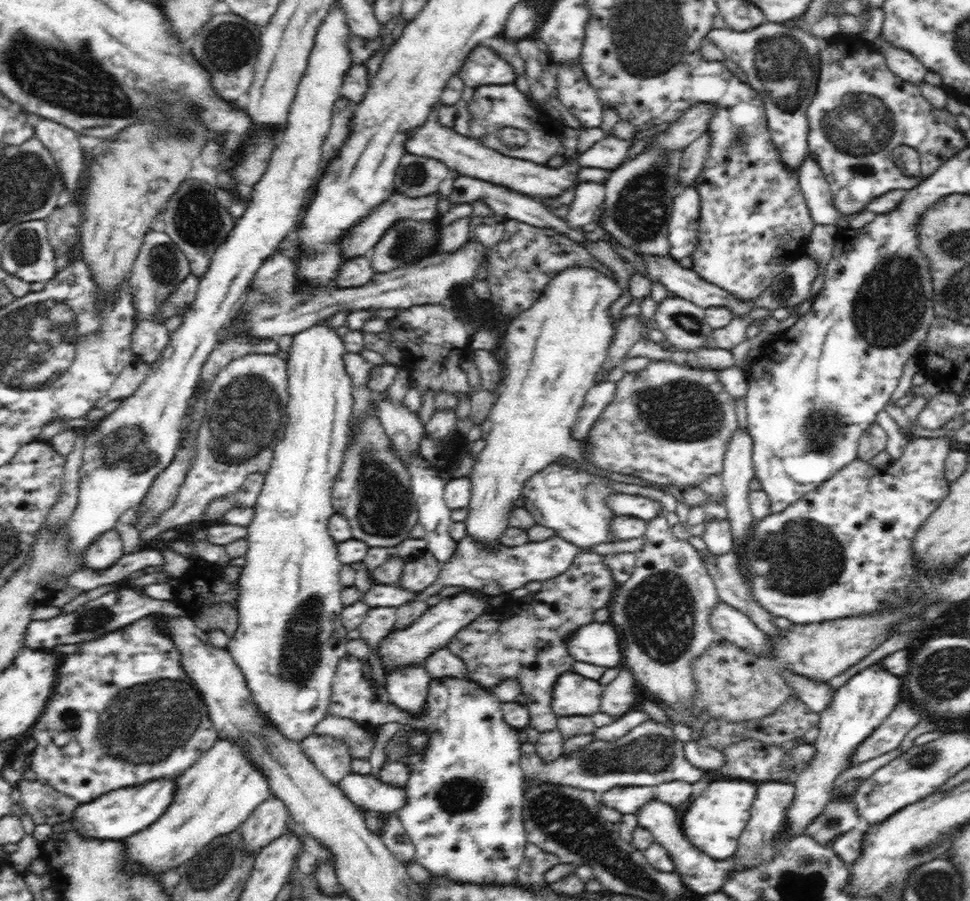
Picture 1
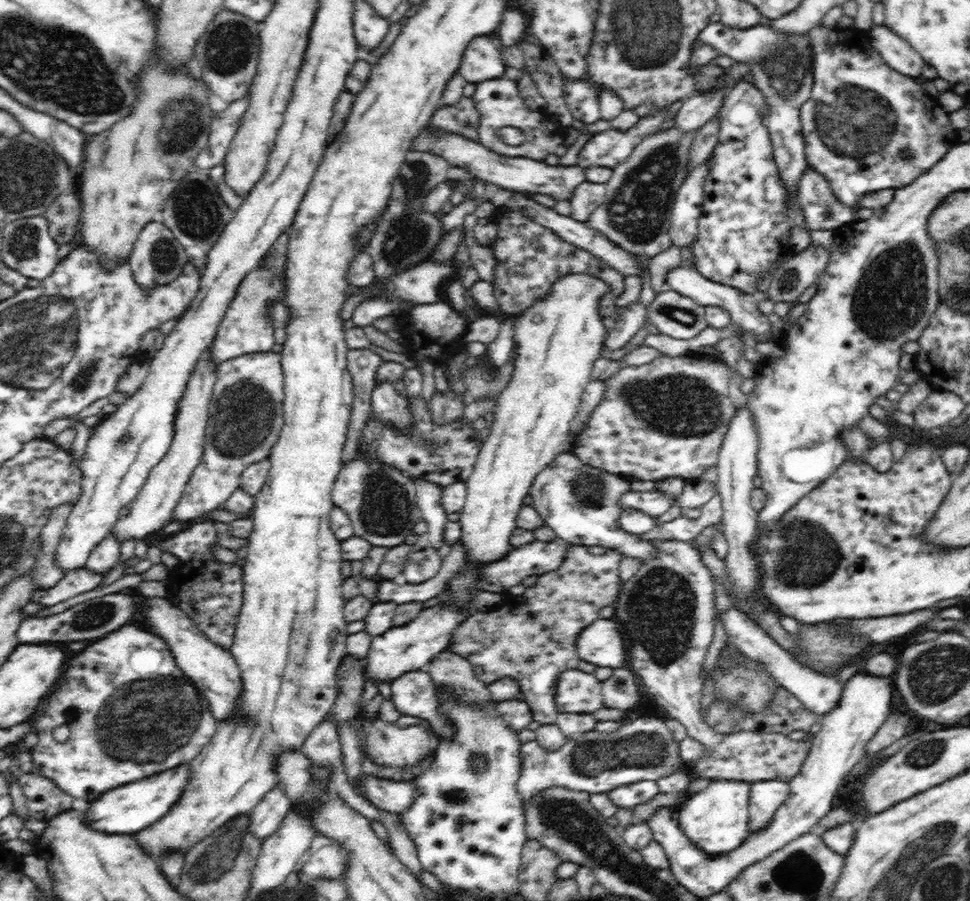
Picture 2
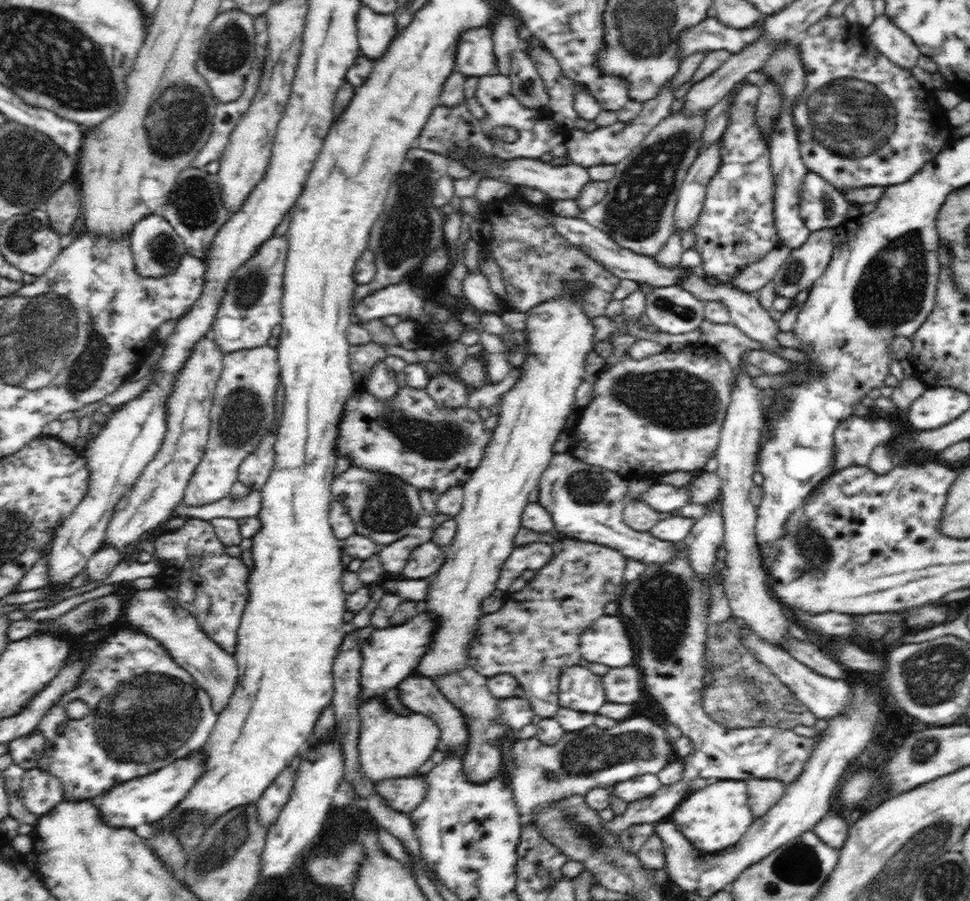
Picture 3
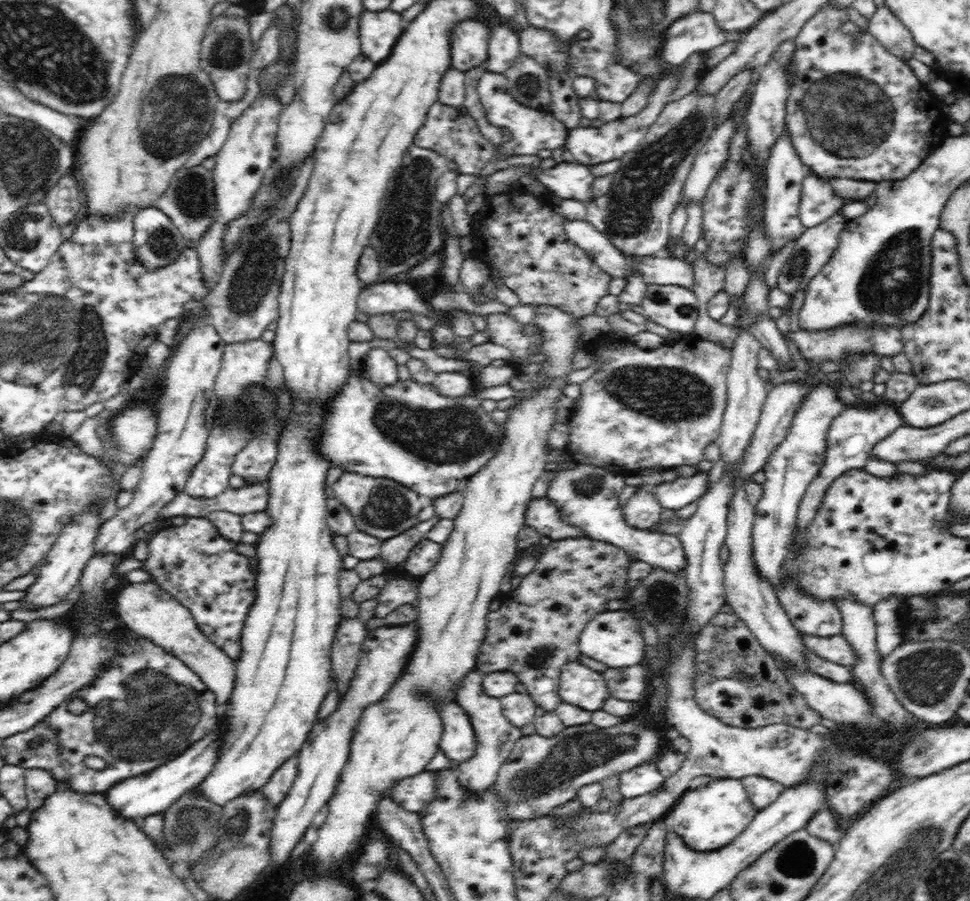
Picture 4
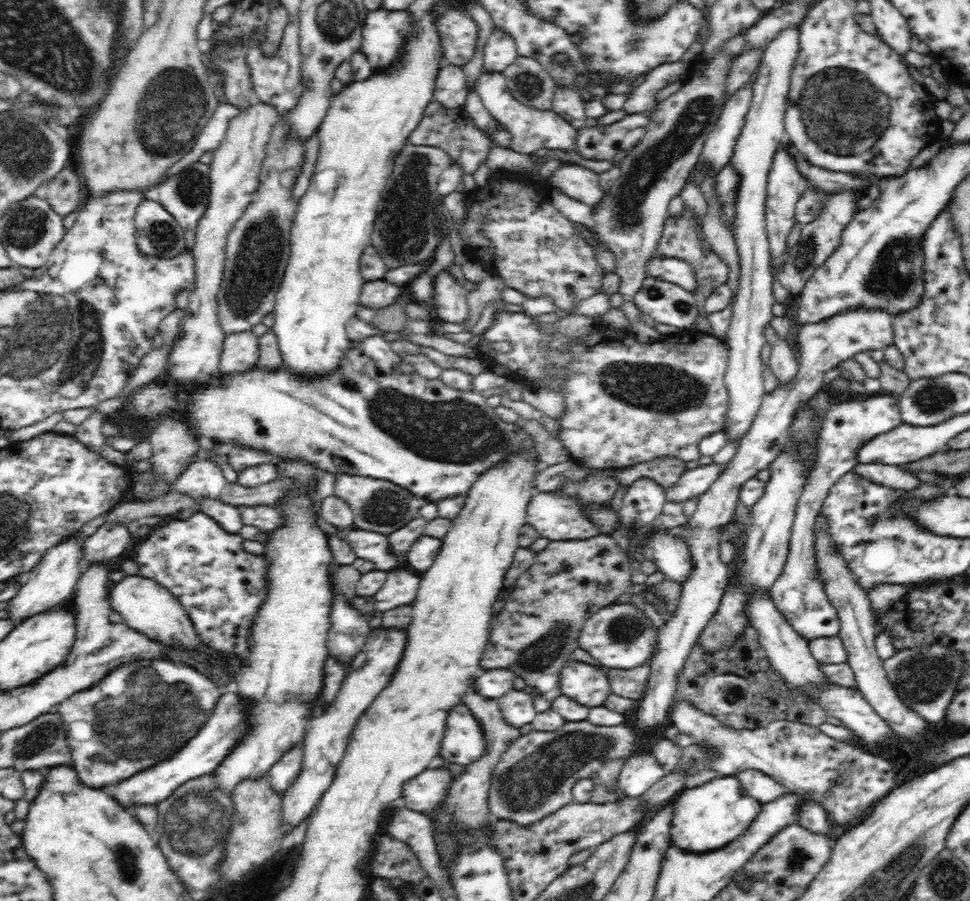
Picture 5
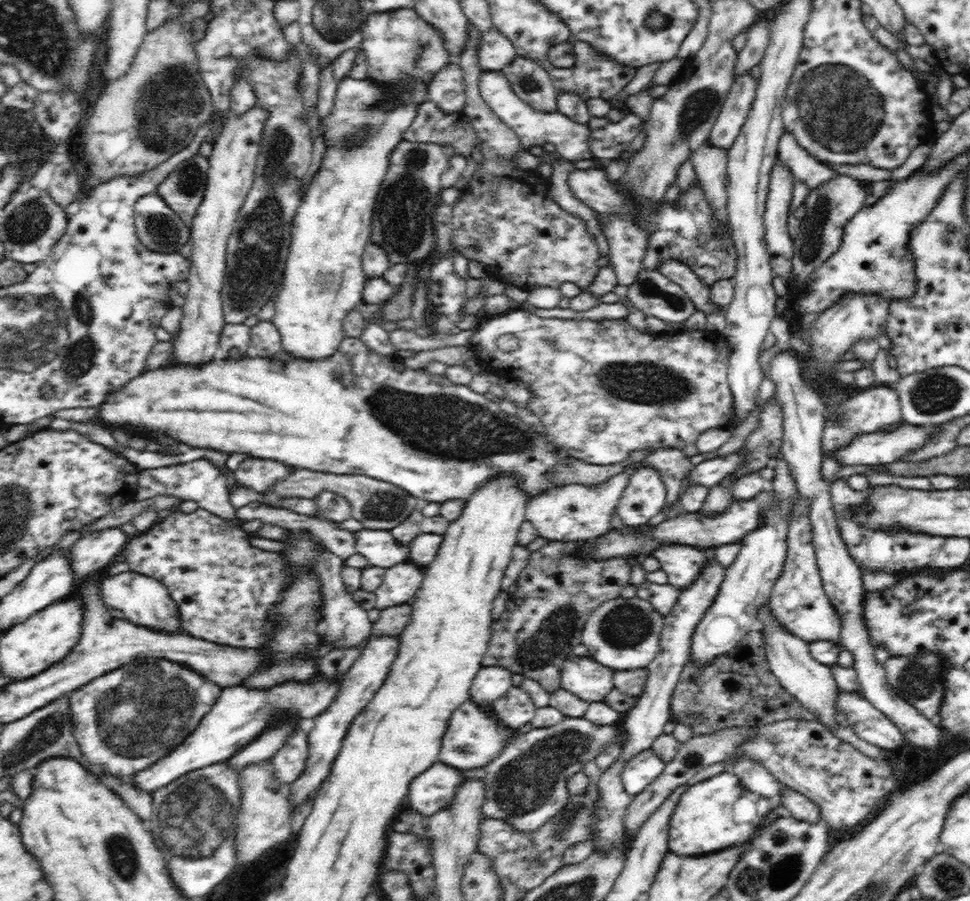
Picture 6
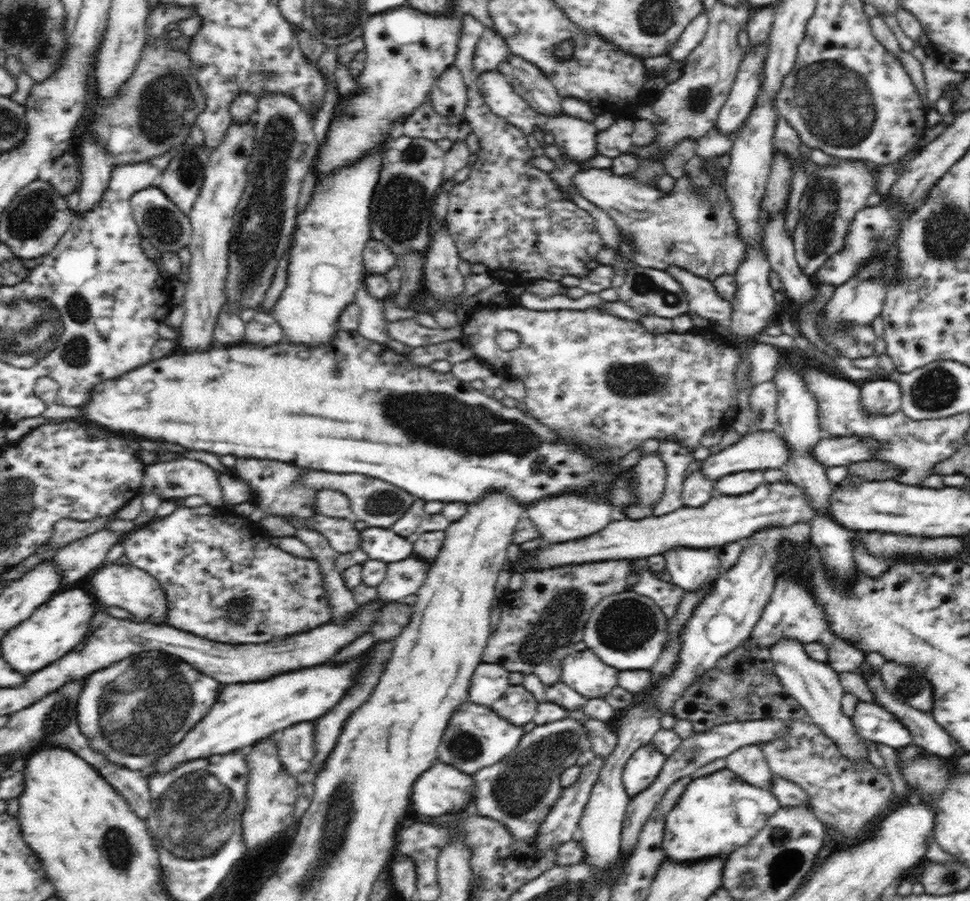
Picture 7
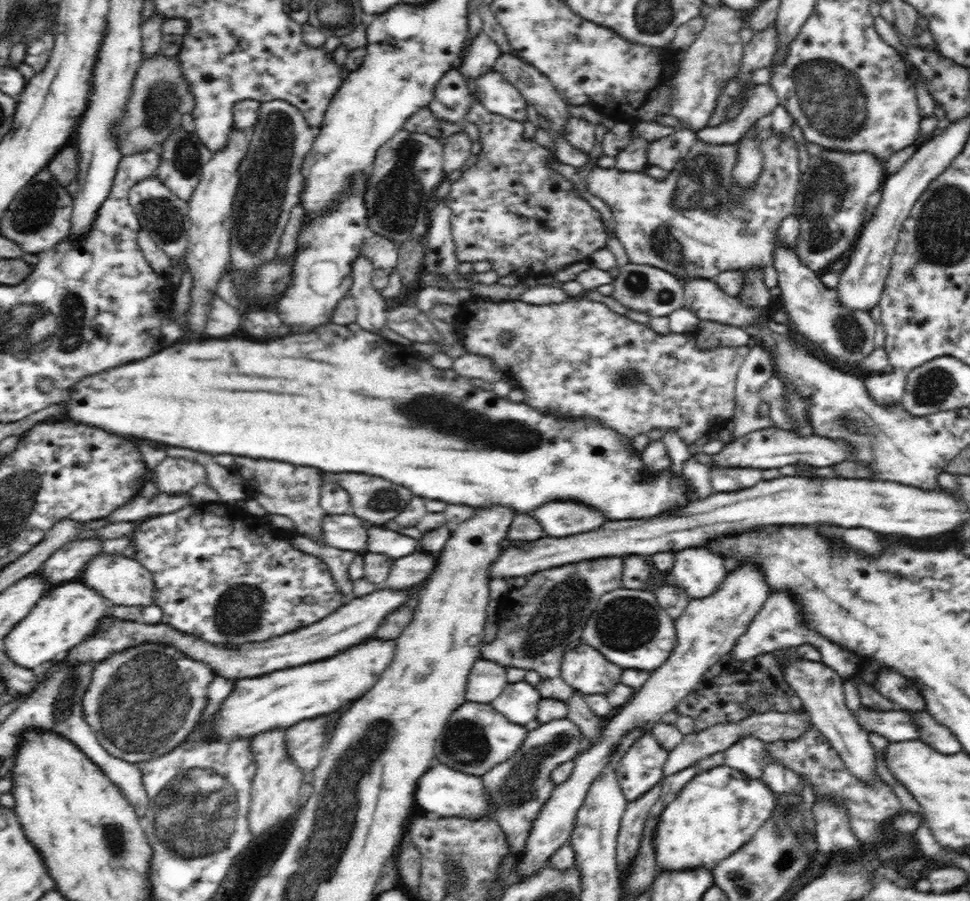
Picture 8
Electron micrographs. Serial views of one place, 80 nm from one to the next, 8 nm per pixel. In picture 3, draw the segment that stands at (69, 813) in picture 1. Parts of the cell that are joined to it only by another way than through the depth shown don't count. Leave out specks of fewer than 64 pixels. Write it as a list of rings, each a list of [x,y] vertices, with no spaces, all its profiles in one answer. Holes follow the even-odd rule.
[[[37,767],[24,773],[21,792],[24,806],[38,818],[50,813],[58,802],[66,800],[60,780]]]

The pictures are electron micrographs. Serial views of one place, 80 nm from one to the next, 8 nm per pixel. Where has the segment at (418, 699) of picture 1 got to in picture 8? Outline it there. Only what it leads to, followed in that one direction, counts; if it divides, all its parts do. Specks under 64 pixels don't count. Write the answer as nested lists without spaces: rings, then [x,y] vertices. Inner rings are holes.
[[[467,701],[462,704],[444,725],[436,742],[436,758],[454,770],[481,777],[496,764],[506,762],[524,744],[529,730],[524,725],[510,722],[491,704]]]

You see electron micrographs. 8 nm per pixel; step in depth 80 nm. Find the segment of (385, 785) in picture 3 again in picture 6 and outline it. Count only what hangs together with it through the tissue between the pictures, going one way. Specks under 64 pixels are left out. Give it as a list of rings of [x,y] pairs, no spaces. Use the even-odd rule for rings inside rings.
[[[438,761],[411,782],[407,806],[425,818],[433,816],[454,804],[456,791],[464,779],[458,769]]]

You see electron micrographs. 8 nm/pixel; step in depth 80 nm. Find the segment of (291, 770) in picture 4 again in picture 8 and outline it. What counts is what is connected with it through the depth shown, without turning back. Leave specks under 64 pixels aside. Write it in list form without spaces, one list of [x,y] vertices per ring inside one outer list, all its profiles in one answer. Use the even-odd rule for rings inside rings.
[[[327,716],[300,720],[286,729],[287,755],[296,766],[313,770],[320,764],[322,750],[329,740]]]

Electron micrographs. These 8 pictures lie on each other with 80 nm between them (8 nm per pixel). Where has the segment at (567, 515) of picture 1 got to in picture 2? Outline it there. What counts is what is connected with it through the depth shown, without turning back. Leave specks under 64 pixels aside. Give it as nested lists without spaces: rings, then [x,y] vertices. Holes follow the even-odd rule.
[[[558,454],[545,470],[542,470],[531,484],[528,496],[532,498],[533,506],[547,526],[556,532],[557,539],[576,546],[604,546],[616,549],[622,555],[640,560],[648,560],[657,553],[656,542],[647,540],[638,534],[628,534],[619,527],[618,519],[623,509],[619,505],[620,497],[630,491],[630,480],[612,475],[601,469],[584,464],[575,454]]]

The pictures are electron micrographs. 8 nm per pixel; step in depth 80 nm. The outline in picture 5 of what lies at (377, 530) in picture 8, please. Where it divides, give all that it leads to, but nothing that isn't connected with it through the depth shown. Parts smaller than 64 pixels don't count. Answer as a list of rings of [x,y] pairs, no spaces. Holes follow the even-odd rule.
[[[355,528],[346,532],[344,538],[357,558],[374,563],[376,569],[388,572],[398,564],[399,556],[389,549],[389,538],[386,534]]]

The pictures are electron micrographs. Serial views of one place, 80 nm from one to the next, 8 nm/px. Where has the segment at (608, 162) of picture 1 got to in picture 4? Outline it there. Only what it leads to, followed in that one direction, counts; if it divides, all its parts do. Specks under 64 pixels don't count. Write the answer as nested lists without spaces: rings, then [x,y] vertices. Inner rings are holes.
[[[678,70],[677,73],[660,79],[653,92],[648,95],[646,108],[636,116],[618,118],[604,123],[600,127],[576,127],[569,129],[564,148],[567,148],[570,154],[574,156],[575,162],[587,166],[621,159],[627,152],[631,152],[642,142],[648,128],[654,124],[654,120],[656,120],[657,116],[660,116],[664,106],[670,102],[670,94],[676,90],[680,74],[681,71]]]

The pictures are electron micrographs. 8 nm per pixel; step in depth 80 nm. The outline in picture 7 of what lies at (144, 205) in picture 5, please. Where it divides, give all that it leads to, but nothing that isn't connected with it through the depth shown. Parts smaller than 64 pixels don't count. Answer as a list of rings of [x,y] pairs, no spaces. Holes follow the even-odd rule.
[[[150,186],[132,196],[131,208],[141,237],[147,238],[160,253],[178,253],[181,248],[189,246],[192,234],[189,216],[182,213],[157,186]]]

